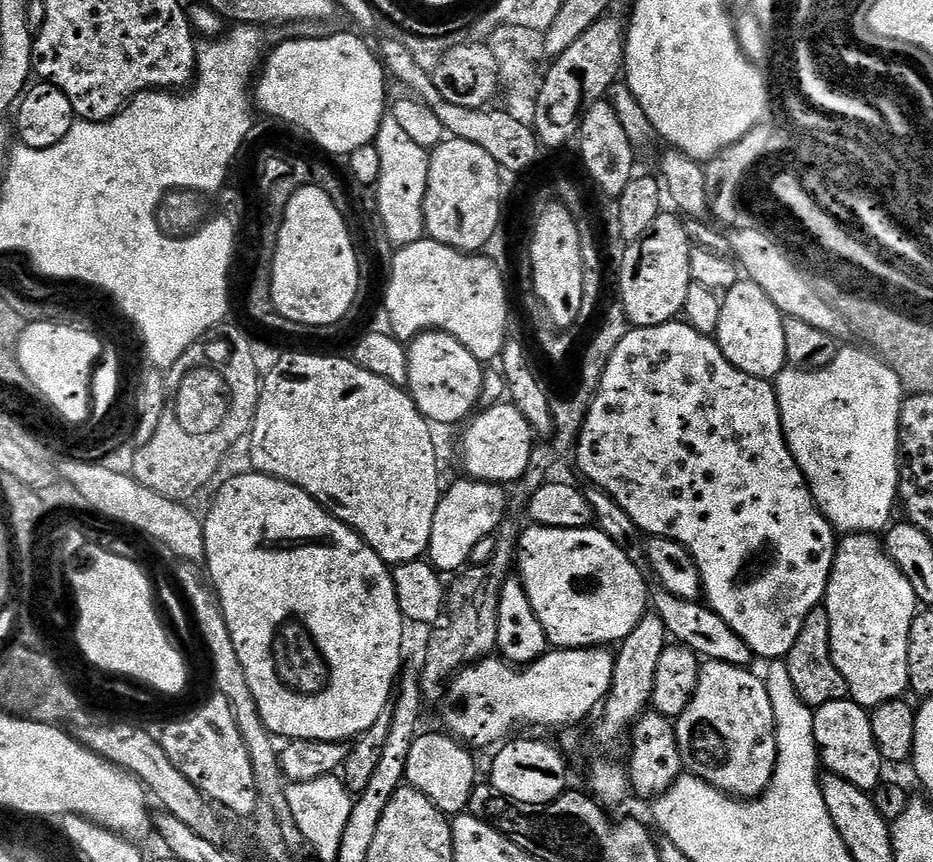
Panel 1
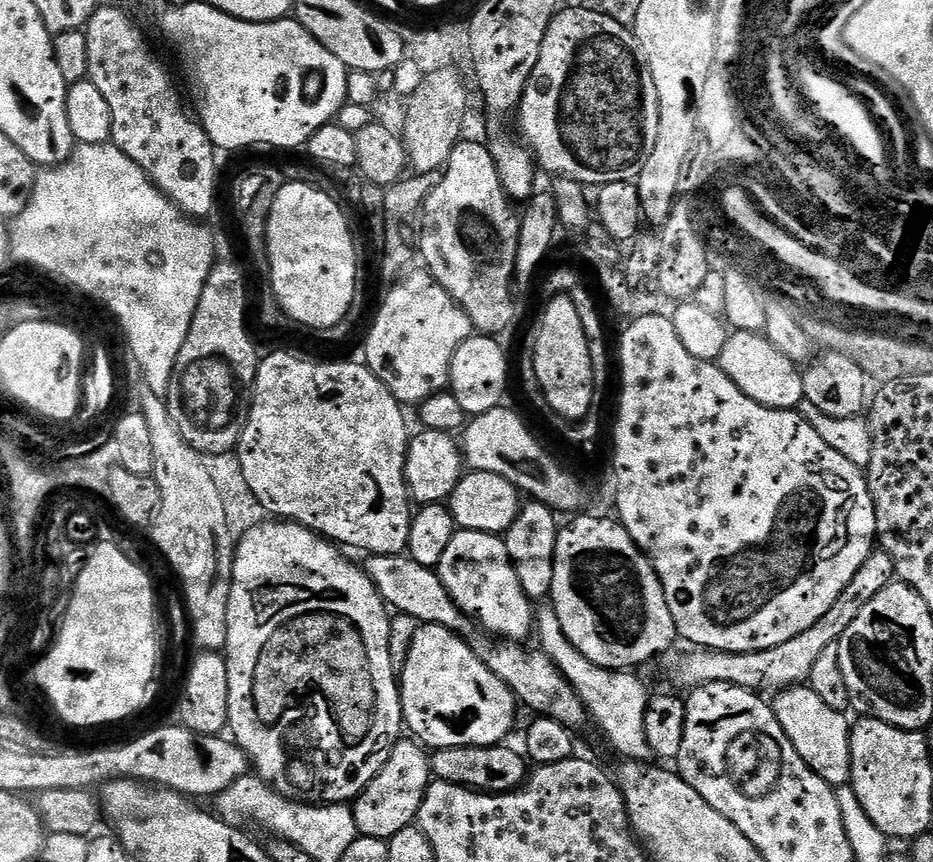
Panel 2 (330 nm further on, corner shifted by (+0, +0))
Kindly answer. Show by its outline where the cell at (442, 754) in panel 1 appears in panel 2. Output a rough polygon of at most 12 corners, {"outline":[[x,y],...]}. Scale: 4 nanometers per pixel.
{"outline":[[401,738],[351,805],[357,833],[391,840],[415,821],[429,753]]}

